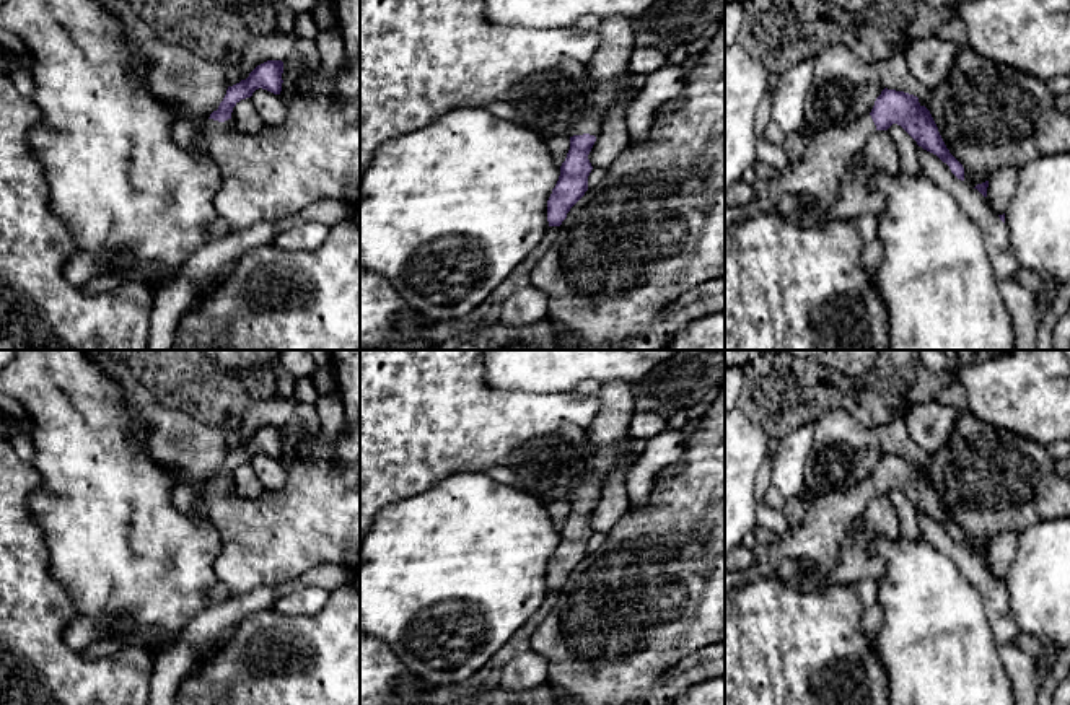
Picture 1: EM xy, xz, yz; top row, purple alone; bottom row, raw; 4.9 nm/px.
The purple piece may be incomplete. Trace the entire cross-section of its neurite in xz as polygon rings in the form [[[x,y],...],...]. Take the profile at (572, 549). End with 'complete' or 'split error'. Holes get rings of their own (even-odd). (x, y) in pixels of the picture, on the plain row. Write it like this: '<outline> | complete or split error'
[[[585,475],[575,479],[568,488],[570,515],[547,565],[549,591],[560,591],[570,573],[588,555],[588,541],[593,534],[588,519],[601,497],[603,482],[596,475]]] | split error

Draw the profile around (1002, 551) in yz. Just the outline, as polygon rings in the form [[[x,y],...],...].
[[[1008,531],[1000,536],[997,536],[989,544],[987,552],[987,568],[997,580],[1003,580],[1006,576],[1006,571],[1016,555],[1020,534]]]

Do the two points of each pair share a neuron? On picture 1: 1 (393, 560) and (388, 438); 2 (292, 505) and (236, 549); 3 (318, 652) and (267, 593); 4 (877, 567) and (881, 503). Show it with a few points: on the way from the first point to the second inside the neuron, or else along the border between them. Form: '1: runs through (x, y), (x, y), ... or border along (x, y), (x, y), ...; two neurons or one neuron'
1: border along (427, 489), (383, 507), (377, 515); two neurons
2: runs through (279, 518), (249, 547); one neuron
3: border along (272, 608), (253, 611), (238, 624); two neurons
4: runs through (863, 552), (863, 536), (878, 520); one neuron

